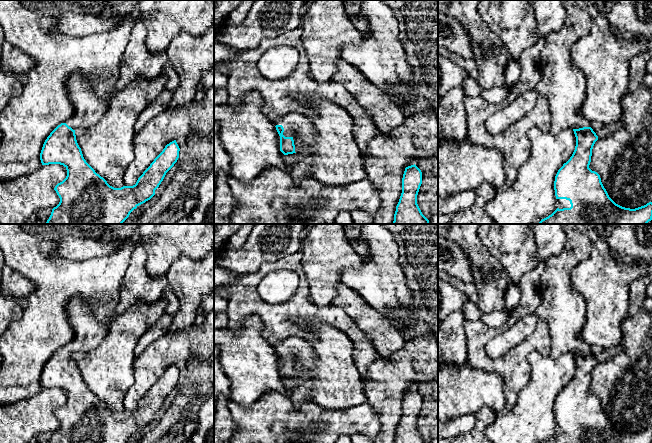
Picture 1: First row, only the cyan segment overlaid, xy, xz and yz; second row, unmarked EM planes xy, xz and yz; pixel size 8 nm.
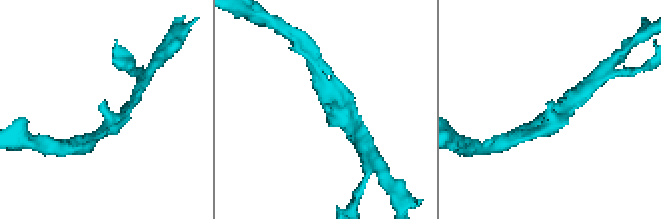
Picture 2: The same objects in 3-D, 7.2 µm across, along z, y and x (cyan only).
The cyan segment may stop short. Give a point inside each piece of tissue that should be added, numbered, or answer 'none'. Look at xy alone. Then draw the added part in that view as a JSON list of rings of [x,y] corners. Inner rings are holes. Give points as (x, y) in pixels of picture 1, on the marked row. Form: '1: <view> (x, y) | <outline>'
1: xy (88, 108) | [[[73,73],[67,79],[66,88],[74,106],[74,114],[66,124],[73,130],[95,125],[106,112],[110,100],[100,99],[82,73]]]

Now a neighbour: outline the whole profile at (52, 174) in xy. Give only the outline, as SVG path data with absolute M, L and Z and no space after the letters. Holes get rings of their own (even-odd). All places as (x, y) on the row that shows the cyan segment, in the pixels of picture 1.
M60 164L42 165L37 171L0 182L0 224L26 224L40 209L56 207L60 198L55 186L67 176L66 167Z

